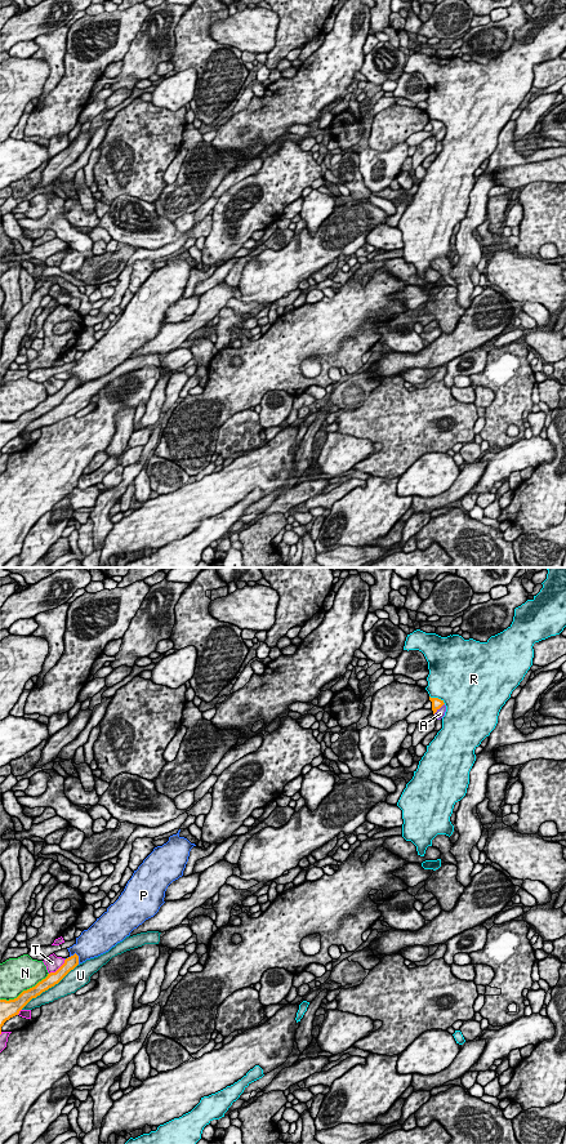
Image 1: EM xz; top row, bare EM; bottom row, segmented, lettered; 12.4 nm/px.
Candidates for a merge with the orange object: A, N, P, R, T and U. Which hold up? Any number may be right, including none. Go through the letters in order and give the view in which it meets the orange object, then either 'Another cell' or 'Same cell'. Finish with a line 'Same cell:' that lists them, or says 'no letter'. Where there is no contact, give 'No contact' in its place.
A: Touches orange in xz. Same cell
N: Touches orange in xz. Another cell
P: Touches orange in xz. Another cell
R: Touches orange in xz. Another cell
T: Touches orange in xz. Another cell
U: Touches orange in xz. Another cell
Same cell: A

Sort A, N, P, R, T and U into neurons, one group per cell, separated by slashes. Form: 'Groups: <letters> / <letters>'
Groups: A / N / P / R / T / U

